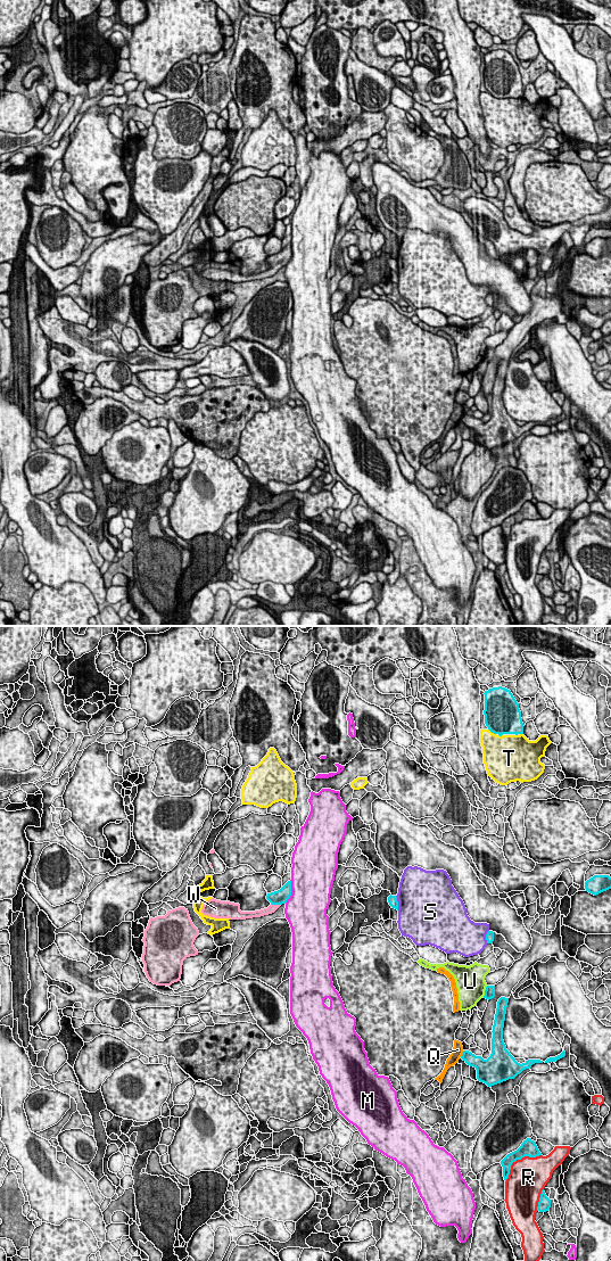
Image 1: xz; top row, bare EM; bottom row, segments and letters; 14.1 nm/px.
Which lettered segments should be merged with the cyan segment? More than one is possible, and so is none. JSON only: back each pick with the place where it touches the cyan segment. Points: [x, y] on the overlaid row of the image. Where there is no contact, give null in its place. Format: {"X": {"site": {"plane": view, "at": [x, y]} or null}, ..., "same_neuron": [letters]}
{"W": {"site": {"plane": "xz", "at": [275, 904]}}, "same_neuron": ["W"]}

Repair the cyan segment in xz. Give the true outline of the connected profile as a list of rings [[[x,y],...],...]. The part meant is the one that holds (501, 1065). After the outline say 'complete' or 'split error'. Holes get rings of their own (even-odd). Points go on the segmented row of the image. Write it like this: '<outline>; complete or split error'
[[[501,997],[493,1025],[492,1054],[487,1060],[464,1050],[461,1058],[477,1070],[477,1079],[488,1087],[514,1079],[523,1070],[530,1069],[535,1063],[543,1063],[540,1060],[528,1060],[520,1064],[506,1049],[503,1040],[503,1028],[509,998]]]; complete

